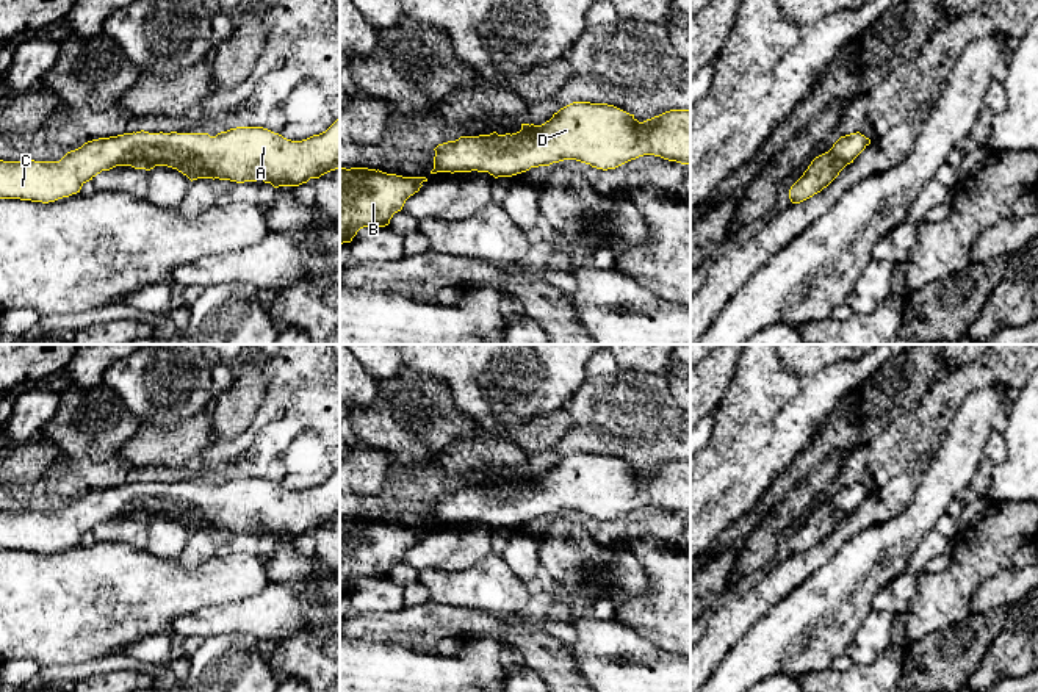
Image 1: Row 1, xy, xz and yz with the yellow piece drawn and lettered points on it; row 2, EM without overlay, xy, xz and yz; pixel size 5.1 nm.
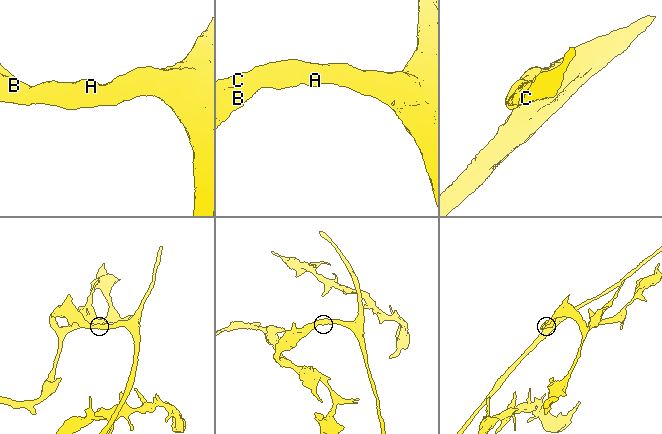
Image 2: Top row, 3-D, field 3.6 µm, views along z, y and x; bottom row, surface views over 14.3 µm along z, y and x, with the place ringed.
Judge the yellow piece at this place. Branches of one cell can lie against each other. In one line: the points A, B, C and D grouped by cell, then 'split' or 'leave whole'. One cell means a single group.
A B C D | leave whole

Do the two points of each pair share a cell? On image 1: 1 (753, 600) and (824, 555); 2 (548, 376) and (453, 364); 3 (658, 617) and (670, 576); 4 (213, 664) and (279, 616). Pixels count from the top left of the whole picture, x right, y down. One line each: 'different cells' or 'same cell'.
1: same cell
2: same cell
3: same cell
4: different cells

